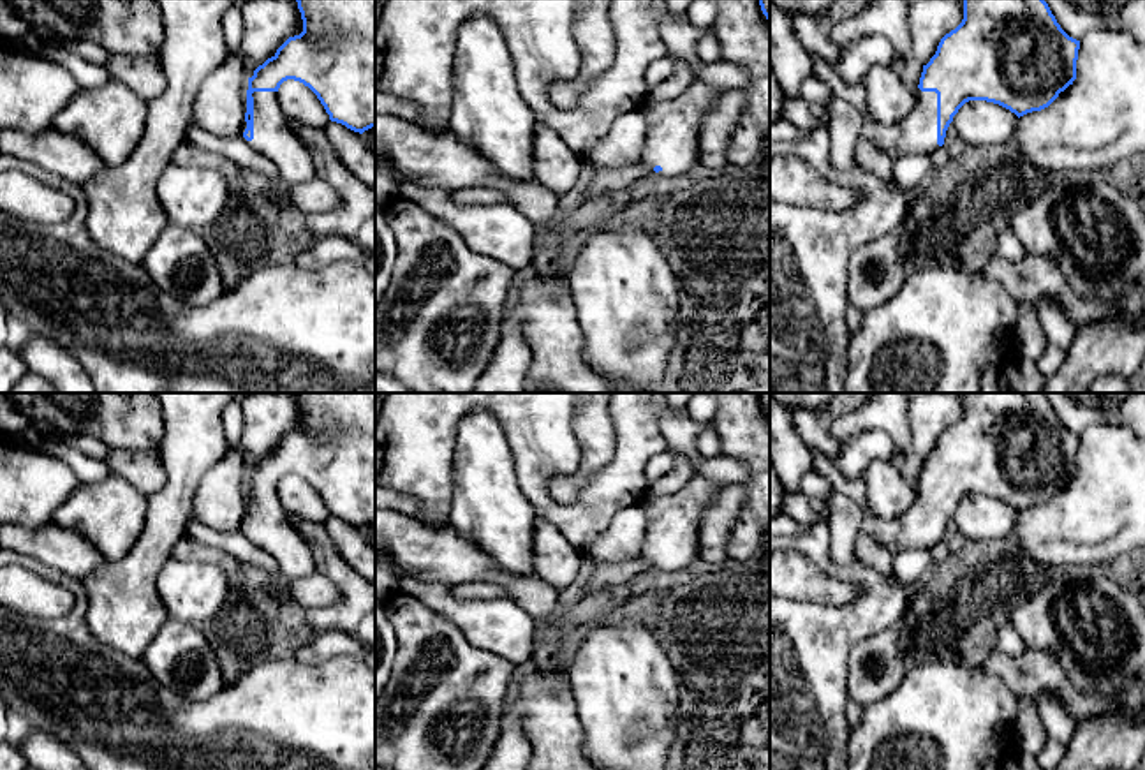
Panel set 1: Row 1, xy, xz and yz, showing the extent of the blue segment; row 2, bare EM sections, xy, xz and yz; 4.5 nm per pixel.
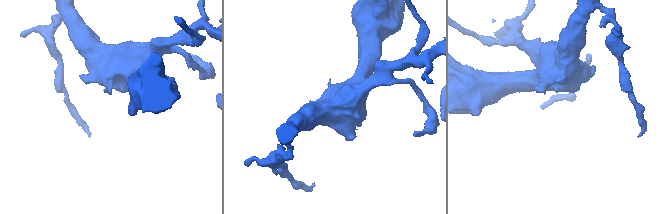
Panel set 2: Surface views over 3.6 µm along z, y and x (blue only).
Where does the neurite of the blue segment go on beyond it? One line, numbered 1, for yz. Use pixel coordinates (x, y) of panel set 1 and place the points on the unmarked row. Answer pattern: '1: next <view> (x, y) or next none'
1: next yz (916, 529)

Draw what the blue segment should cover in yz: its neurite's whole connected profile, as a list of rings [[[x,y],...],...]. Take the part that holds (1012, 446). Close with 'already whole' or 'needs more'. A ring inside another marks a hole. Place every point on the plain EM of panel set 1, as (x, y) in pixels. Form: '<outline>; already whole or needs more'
[[[964,393],[962,418],[946,428],[920,472],[914,504],[900,516],[884,520],[867,502],[863,476],[846,478],[821,451],[812,453],[812,469],[830,479],[835,492],[863,509],[863,532],[891,555],[905,550],[932,550],[944,541],[953,511],[969,495],[999,499],[1018,513],[1048,502],[1076,474],[1080,435],[1069,432],[1043,393]]]; needs more

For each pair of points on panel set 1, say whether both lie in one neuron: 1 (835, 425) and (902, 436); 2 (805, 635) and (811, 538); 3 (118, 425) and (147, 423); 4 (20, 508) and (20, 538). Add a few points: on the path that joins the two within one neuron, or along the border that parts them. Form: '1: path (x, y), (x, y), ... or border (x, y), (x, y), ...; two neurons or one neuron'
1: path (851, 423), (886, 422); one neuron
2: path (839, 626), (869, 589), (853, 573), (837, 571); one neuron
3: path (125, 423), (140, 423); one neuron
4: border (51, 520), (37, 527), (22, 527), (18, 524); two neurons

